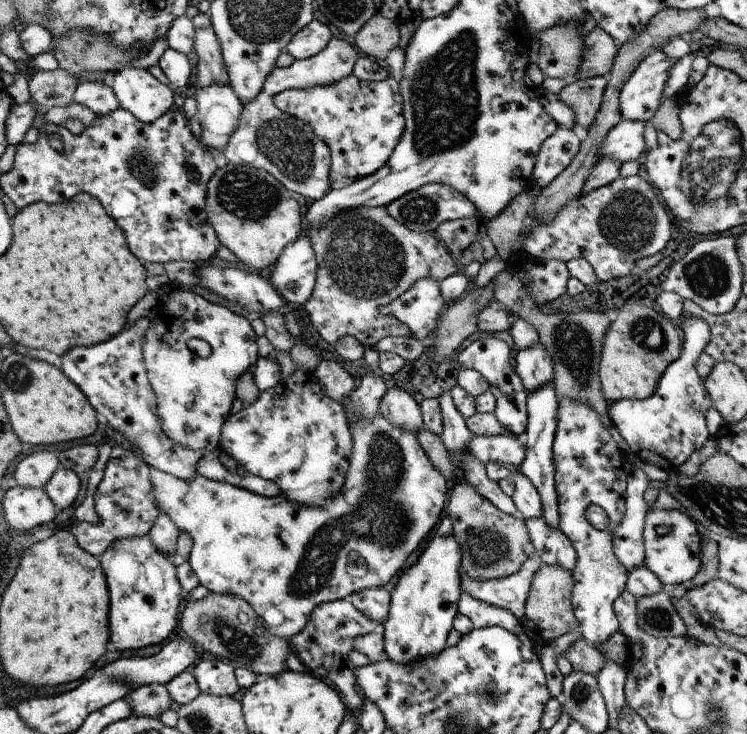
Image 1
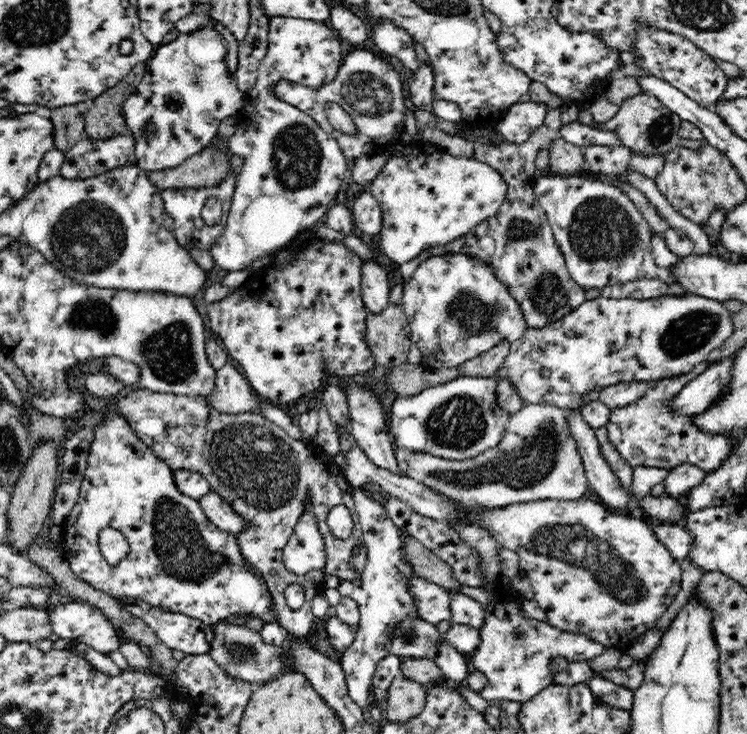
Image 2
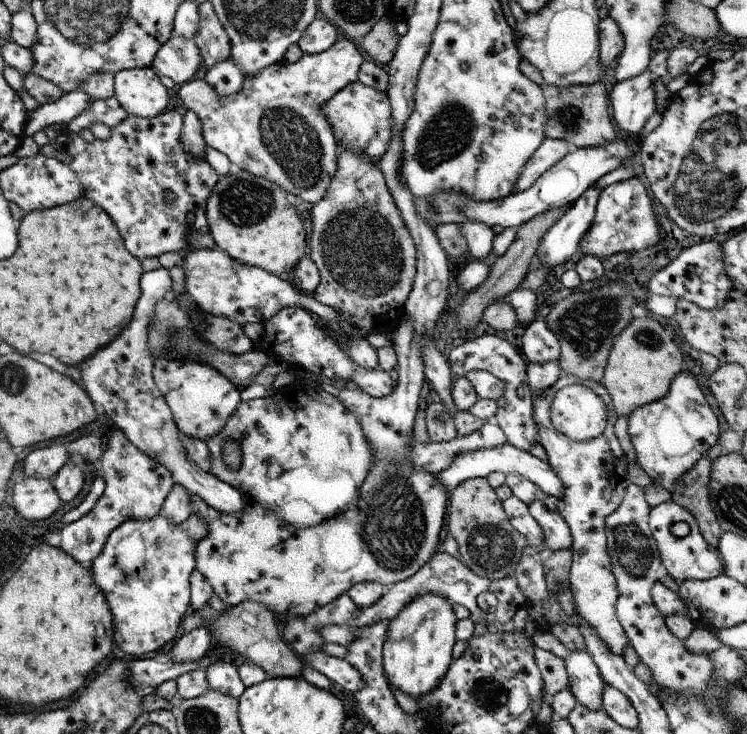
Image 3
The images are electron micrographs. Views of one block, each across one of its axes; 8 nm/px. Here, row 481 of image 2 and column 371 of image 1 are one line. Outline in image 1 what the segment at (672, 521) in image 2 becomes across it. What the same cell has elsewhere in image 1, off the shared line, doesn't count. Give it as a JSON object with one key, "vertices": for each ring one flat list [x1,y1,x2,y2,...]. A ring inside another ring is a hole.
{"vertices":[[338,599,319,604,307,621,307,626,287,641,306,670,339,688,344,700,347,701,349,712,358,715,366,700,356,684,356,676,354,676,356,666,352,664,349,655,354,651,356,637,382,630,383,625,366,618,350,601]]}

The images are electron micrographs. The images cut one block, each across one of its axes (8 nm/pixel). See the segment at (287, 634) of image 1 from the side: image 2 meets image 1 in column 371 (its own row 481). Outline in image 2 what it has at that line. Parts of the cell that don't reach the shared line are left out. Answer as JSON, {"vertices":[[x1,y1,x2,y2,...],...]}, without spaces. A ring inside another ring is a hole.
{"vertices":[[525,404,521,410,518,410,515,414,509,416,508,422,506,422,506,426,504,426,504,438,500,440,497,450,494,448,486,450,486,452,478,454,476,458,468,458,468,460,462,462,460,460,446,460,445,458,432,456,431,454,397,447,395,450,397,467,401,470,402,475,413,478,414,480,426,485,428,489,436,491,436,493,440,493,440,495,444,495,444,497,452,499,452,501,456,501,456,503,458,503,462,509,466,509,466,511,473,511,474,509,497,509,516,503,522,504,523,502,534,502,536,500,578,500,579,498,582,498,583,494,588,490,588,479,586,478,585,466,583,465,581,454,577,449,577,442,570,432,569,424,565,415,566,413,567,410,551,406,550,404]]}

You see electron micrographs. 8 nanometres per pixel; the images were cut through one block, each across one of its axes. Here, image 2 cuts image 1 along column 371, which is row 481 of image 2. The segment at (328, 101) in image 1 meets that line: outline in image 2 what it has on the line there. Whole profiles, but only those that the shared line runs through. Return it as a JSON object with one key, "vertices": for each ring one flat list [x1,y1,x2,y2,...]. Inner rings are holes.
{"vertices":[[110,399,110,402,106,404,109,408,109,412,102,418,102,422,96,426,94,430,94,438,92,444,89,446,89,455,87,458,87,469,85,470,84,478,81,482,80,492,76,504,72,507,70,514,62,522,61,536,62,540,58,541,55,546,62,545,64,550,62,551,64,560,67,565,72,569,72,572,87,582,92,588,101,590,106,594,109,594,112,598,139,598,144,602,147,602,154,608,161,608,168,612,176,612,178,614,186,614,190,618,196,618,209,625,214,625,216,622,232,617,236,614,249,614,249,616,257,616,263,620,263,624,278,623,278,617,274,615,272,611,272,595,270,595,270,589,266,585,266,581,262,579,260,573,250,567,246,563,246,559,242,556,239,543,237,542,237,536,230,532,220,530,216,525,206,517,200,501,190,498,188,495,182,494,176,487,174,482,173,470,167,465,167,462,160,460,145,444,130,430,126,419,116,411,116,399],[102,528,114,528,119,530,126,538,128,545,130,546,130,552,117,562,117,565,108,565,99,548,99,536,98,533]]}

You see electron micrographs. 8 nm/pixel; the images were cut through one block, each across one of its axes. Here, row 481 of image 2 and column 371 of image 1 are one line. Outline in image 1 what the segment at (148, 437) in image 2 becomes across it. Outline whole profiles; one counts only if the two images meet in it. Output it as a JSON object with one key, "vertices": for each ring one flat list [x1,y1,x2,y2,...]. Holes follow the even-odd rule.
{"vertices":[[384,207,340,212,324,226,310,228,308,236,312,238,312,249,318,261,318,279,311,298,304,302,304,308,322,339,334,348,345,336,356,338,368,348,375,348,386,336,410,336,408,326,394,316,382,316,380,306,390,304,422,278,434,278,440,282,461,271,435,234,414,232,402,226]]}

